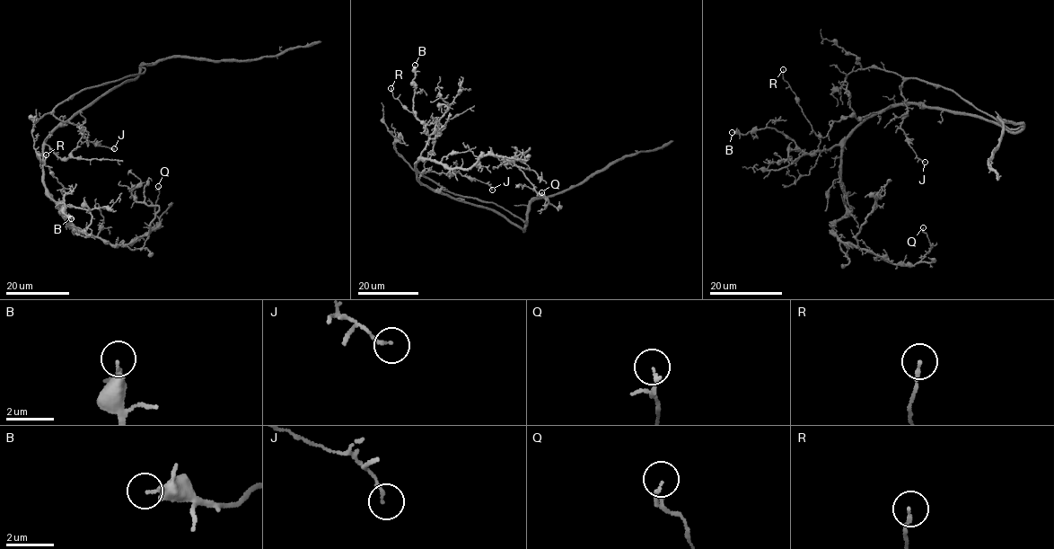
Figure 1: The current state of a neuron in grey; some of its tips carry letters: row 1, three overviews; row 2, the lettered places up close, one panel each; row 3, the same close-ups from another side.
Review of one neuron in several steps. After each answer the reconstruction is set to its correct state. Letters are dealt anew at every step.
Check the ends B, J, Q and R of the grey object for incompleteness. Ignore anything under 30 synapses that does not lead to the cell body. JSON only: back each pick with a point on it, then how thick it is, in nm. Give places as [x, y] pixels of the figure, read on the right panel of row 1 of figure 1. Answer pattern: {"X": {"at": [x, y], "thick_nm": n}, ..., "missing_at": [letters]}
{"missing_at": []}

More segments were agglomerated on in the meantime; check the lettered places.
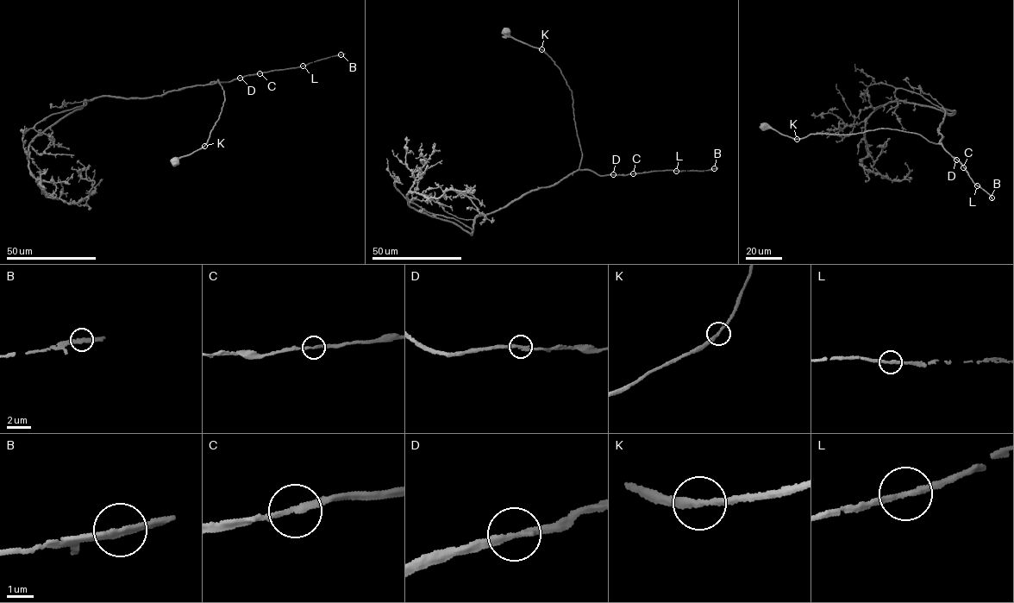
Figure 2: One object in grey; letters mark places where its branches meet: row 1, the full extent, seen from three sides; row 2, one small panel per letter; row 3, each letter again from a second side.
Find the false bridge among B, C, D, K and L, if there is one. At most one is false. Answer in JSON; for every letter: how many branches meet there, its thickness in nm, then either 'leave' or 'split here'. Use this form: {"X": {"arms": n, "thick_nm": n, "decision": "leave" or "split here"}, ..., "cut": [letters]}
{"B": {"arms": 2, "thick_nm": 240, "decision": "leave"}, "C": {"arms": 2, "thick_nm": 200, "decision": "leave"}, "D": {"arms": 2, "thick_nm": 240, "decision": "leave"}, "K": {"arms": 2, "thick_nm": 240, "decision": "leave"}, "L": {"arms": 2, "thick_nm": 220, "decision": "leave"}, "cut": []}

